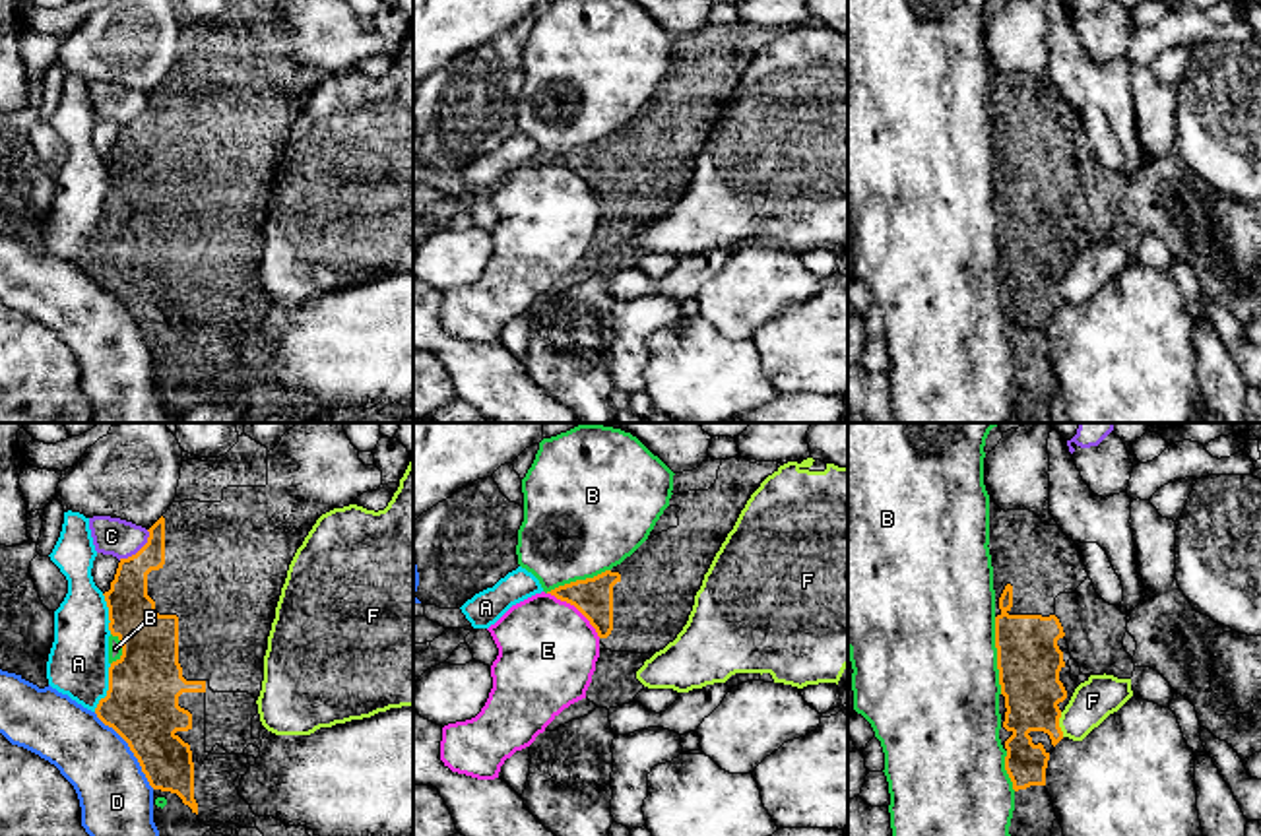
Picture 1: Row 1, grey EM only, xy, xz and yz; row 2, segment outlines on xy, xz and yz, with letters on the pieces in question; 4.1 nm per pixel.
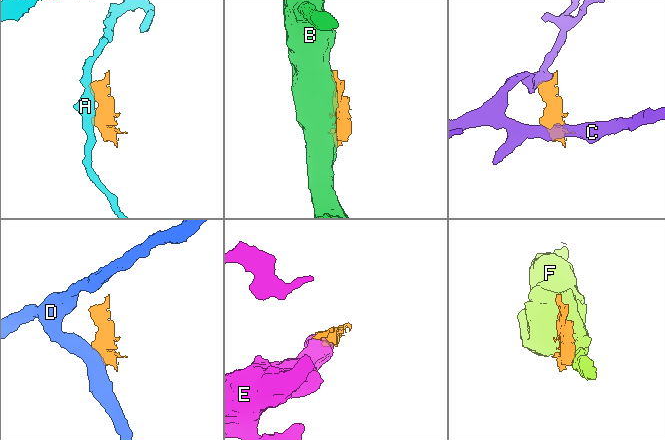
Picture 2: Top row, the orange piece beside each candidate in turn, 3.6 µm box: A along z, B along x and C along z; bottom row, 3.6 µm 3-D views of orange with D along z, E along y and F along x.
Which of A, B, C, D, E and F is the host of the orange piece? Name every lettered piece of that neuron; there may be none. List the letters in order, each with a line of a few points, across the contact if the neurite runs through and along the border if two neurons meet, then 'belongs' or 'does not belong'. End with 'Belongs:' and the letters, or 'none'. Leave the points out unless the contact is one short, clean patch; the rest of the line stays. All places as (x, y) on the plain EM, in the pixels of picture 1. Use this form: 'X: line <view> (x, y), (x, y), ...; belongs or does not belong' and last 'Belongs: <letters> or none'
A: does not belong
B: does not belong
C: line xy (150, 97), (148, 105), (134, 119), (119, 125); does not belong
D: line xy (94, 278), (127, 309), (154, 353); does not belong
E: does not belong
F: line yz (1060, 278), (1064, 301); does not belong
Belongs: none

